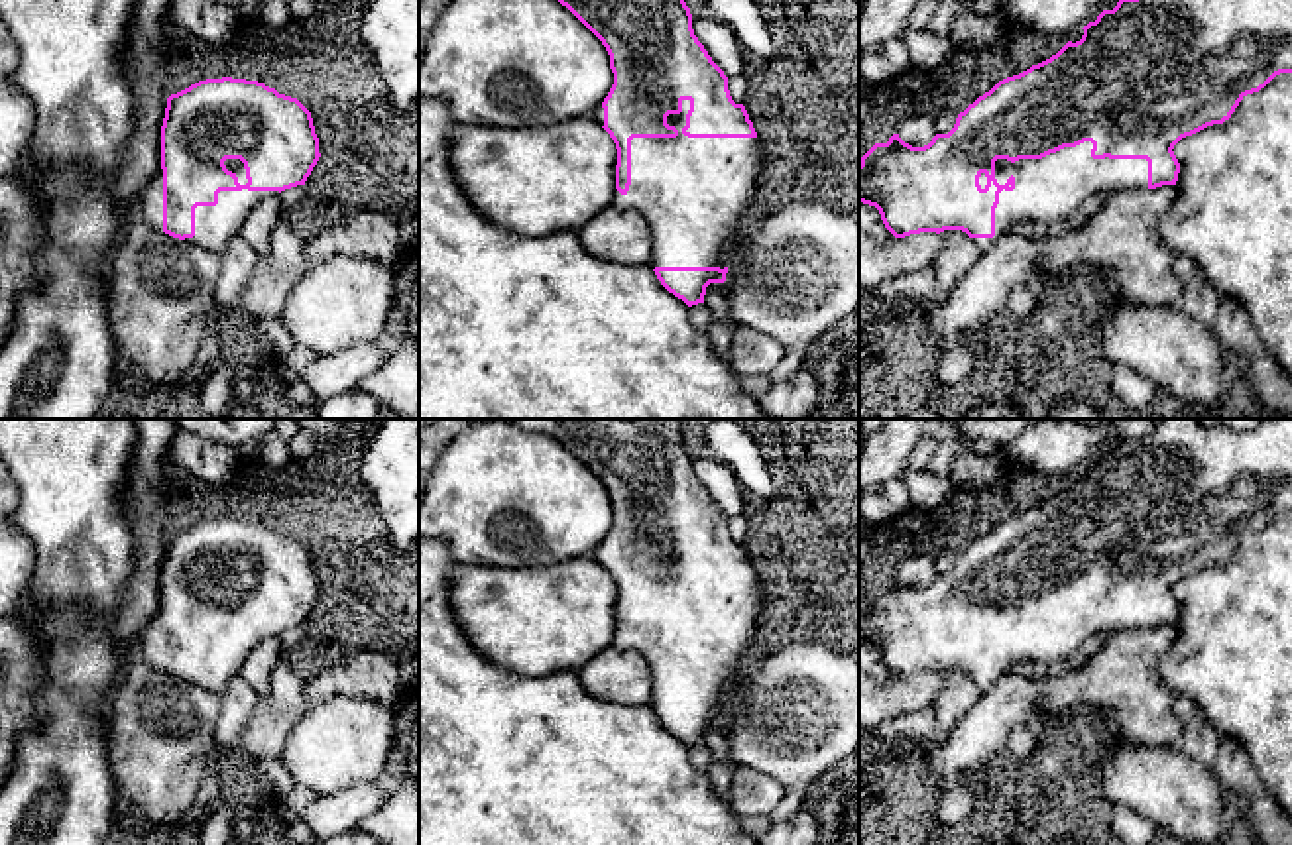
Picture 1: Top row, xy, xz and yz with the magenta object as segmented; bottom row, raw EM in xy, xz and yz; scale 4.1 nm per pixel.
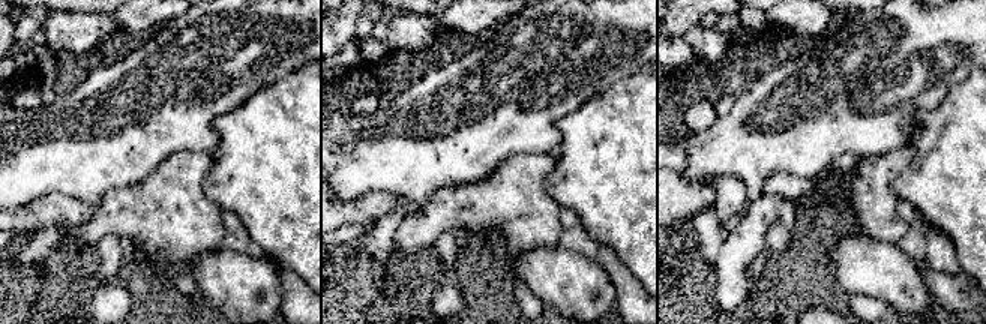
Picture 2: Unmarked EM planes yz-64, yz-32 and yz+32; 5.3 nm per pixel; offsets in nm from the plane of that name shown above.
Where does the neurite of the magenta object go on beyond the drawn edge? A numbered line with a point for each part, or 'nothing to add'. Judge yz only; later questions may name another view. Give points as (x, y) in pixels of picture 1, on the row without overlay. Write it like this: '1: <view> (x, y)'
1: yz (1058, 627)

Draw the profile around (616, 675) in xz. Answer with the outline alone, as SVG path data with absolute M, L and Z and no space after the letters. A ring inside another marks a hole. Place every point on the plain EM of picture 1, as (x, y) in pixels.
M608 647L576 670L582 686L612 702L649 705L653 672L637 650Z

